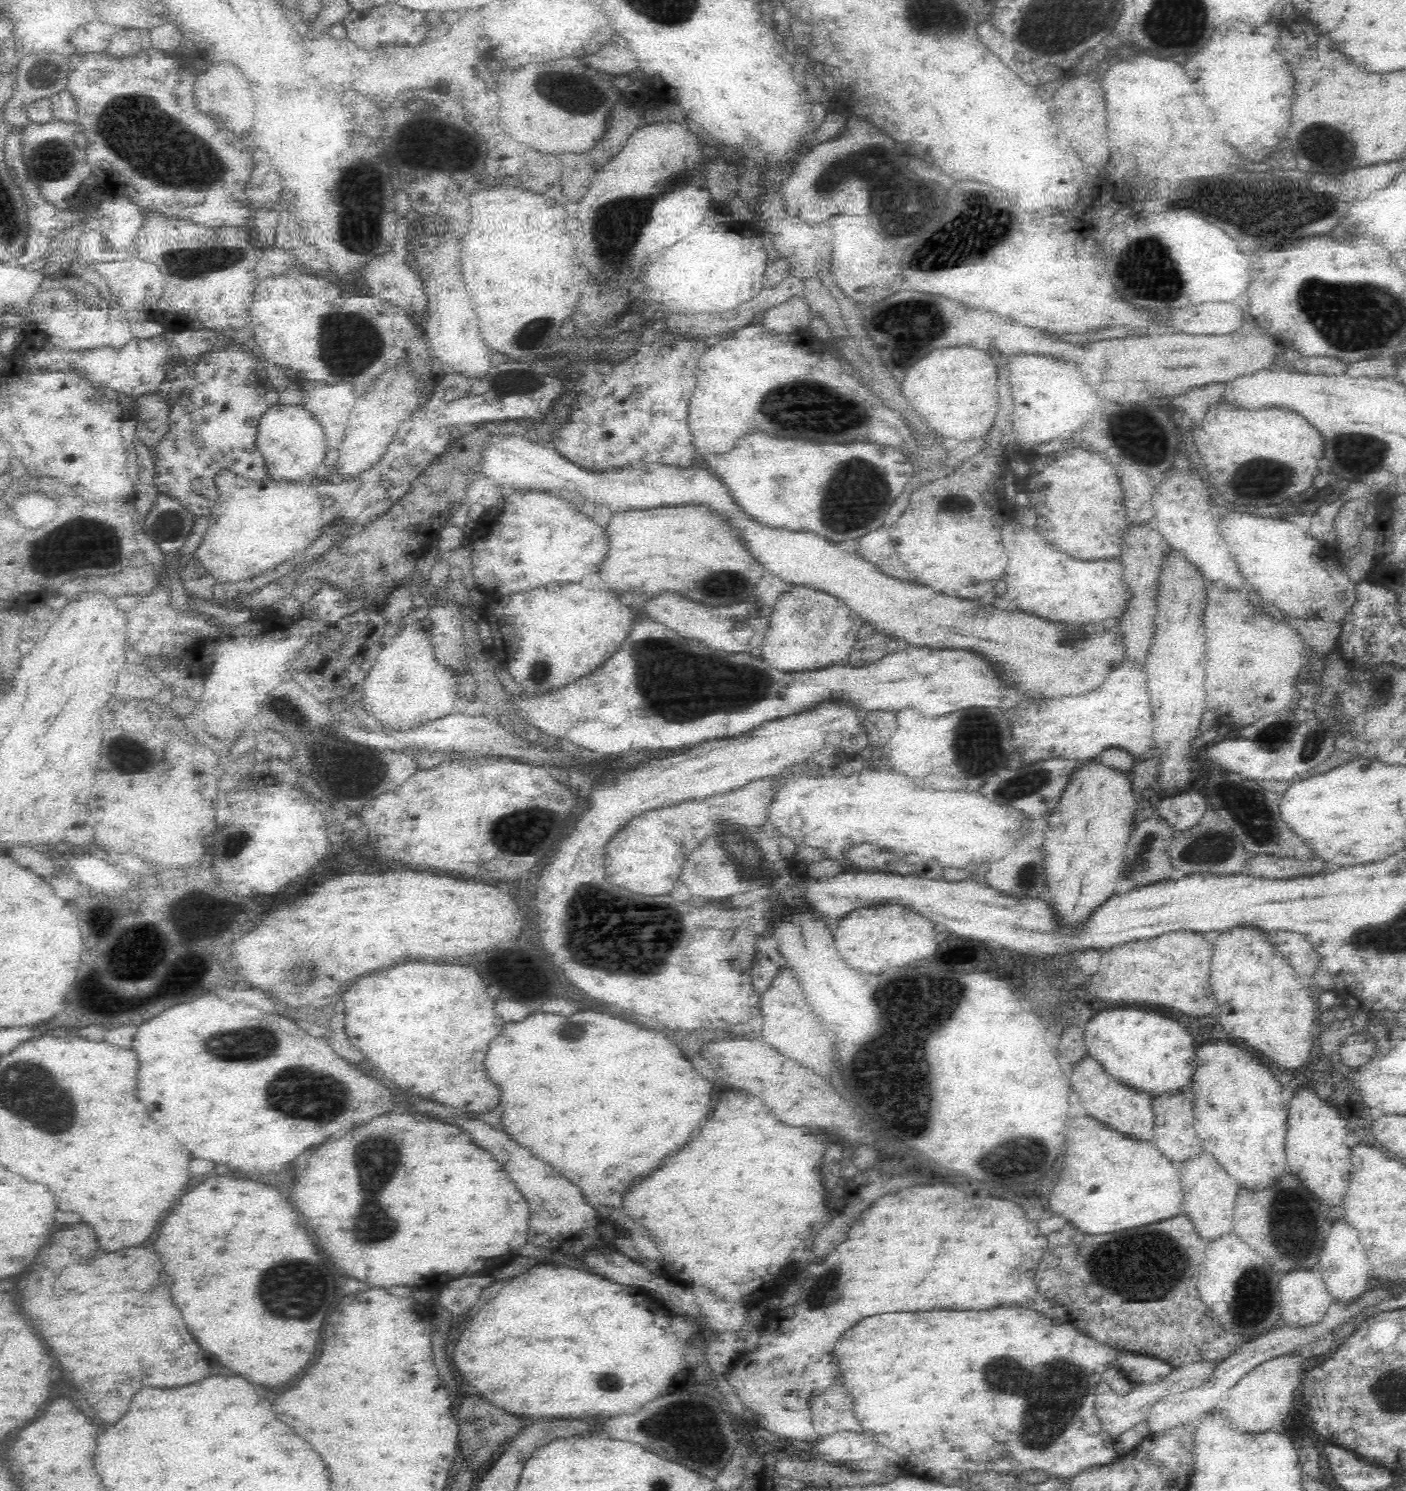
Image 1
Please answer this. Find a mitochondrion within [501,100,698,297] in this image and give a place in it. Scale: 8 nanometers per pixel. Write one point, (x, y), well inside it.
(618, 224)

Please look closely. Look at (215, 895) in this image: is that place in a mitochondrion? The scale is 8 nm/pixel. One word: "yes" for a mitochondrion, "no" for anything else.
no

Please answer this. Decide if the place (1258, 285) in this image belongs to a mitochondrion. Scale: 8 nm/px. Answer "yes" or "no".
no

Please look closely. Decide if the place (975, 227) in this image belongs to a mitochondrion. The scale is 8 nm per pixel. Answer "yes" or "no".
yes

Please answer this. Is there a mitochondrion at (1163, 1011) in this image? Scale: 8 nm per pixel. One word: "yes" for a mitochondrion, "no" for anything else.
no

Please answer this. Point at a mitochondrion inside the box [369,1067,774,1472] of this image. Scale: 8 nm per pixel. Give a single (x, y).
(669, 1428)

